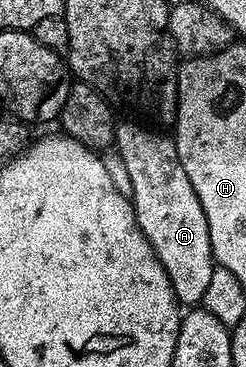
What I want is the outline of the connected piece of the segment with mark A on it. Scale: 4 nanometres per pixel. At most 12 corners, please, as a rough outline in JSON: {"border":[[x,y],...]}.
{"border":[[119,122],[138,227],[179,304],[216,264],[173,138]]}

